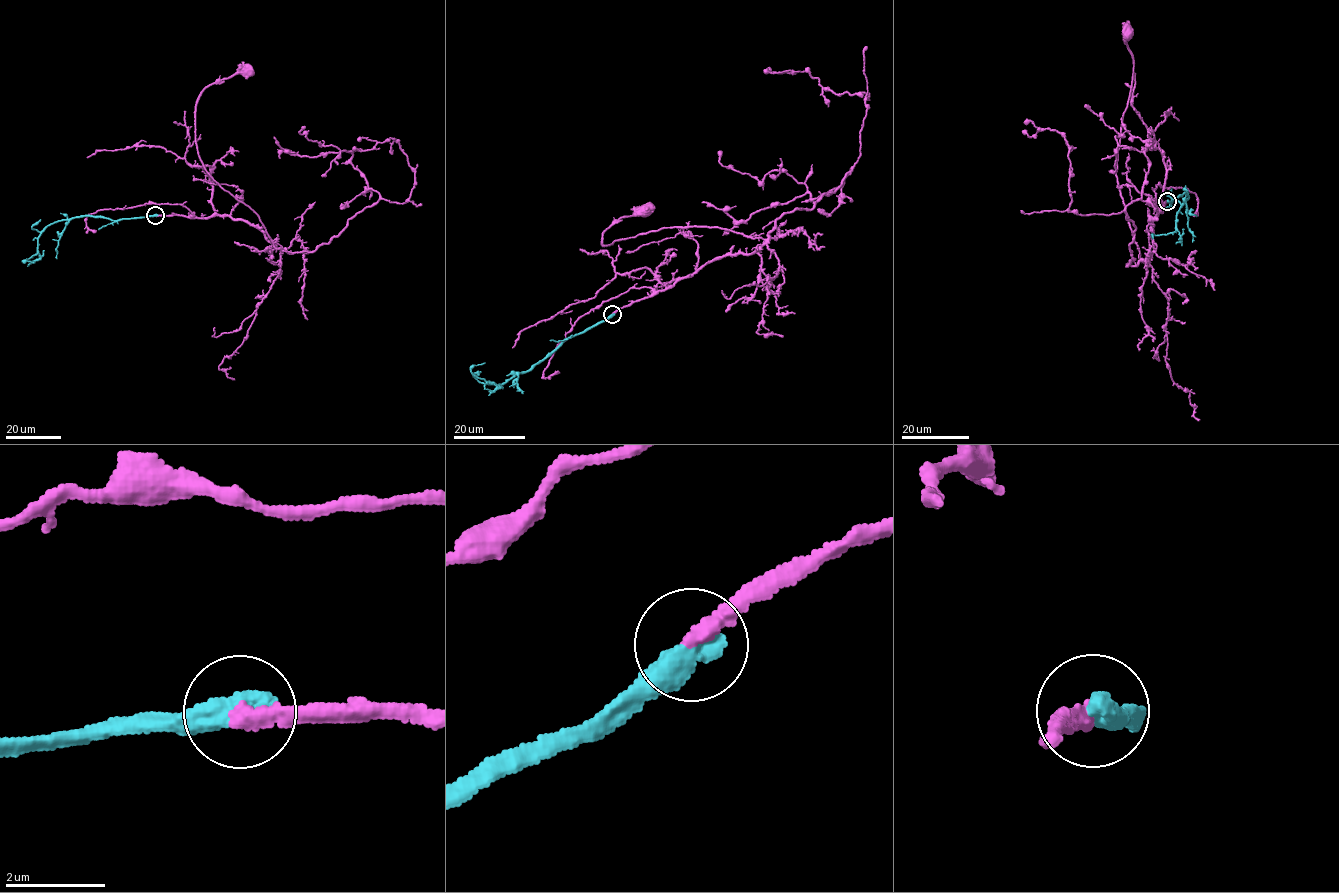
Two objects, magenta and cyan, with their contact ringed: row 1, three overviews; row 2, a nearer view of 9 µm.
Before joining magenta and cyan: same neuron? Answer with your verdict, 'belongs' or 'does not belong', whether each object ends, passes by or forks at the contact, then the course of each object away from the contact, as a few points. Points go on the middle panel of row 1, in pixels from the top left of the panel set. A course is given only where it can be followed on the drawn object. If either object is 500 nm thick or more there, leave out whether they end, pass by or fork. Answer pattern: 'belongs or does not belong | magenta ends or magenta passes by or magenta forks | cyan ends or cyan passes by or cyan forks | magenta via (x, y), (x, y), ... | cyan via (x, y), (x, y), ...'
belongs | magenta via (612, 314), (673, 287), (695, 269), (696, 242), (680, 228), (664, 227), (600, 244), (607, 228), (643, 209) | cyan via (612, 314), (566, 338), (526, 371), (512, 376), (504, 383), (486, 382), (470, 371), (474, 366), (484, 363)

